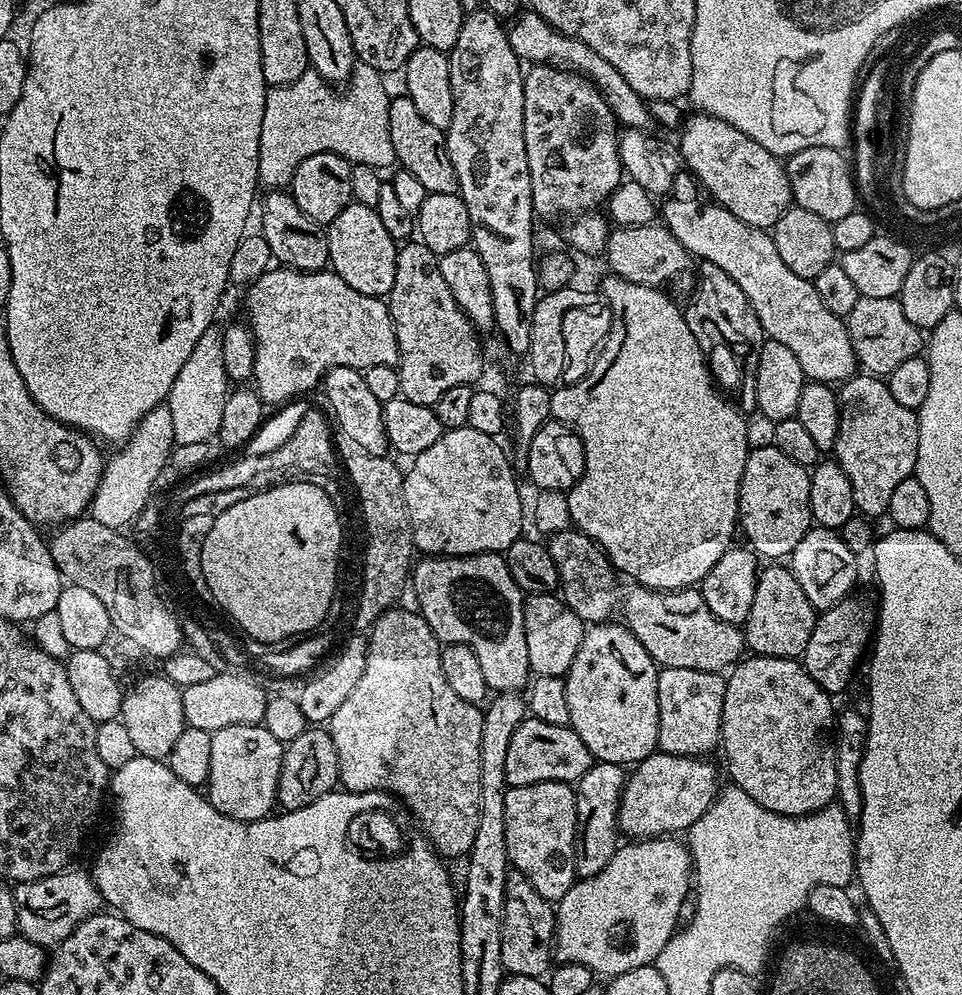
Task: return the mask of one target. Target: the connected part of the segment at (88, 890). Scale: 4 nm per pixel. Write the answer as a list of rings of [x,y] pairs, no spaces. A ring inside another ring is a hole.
[[[65,870],[34,882],[16,884],[14,906],[18,912],[19,935],[45,946],[61,944],[86,918],[101,911],[102,901],[95,879],[84,872]]]

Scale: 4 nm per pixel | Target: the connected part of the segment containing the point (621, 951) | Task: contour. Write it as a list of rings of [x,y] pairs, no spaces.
[[[636,838],[624,842],[628,844],[621,843],[610,862],[606,862],[606,870],[596,876],[577,879],[555,905],[555,959],[566,964],[581,964],[594,974],[600,975],[601,972],[604,978],[626,974],[626,970],[634,970],[638,966],[655,965],[658,954],[662,954],[662,946],[676,935],[684,899],[690,896],[690,877],[694,872],[692,857],[687,847],[676,840],[679,839]]]

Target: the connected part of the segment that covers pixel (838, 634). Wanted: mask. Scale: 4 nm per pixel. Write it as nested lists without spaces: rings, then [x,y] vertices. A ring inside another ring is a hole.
[[[856,594],[845,596],[833,608],[825,608],[817,615],[810,642],[806,642],[802,663],[806,674],[810,674],[810,678],[814,678],[814,682],[818,682],[824,692],[837,694],[851,682],[852,671],[860,655],[863,652],[865,655],[873,639],[877,615],[877,605],[873,601],[871,604],[868,600],[859,600]]]

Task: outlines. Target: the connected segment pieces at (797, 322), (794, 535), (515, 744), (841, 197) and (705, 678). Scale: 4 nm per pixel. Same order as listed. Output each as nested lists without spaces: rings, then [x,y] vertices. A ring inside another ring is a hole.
[[[667,200],[662,204],[664,227],[670,230],[670,234],[674,234],[674,238],[678,238],[678,242],[682,242],[682,246],[686,246],[693,257],[718,266],[718,270],[726,270],[726,274],[738,282],[742,294],[746,294],[750,306],[754,306],[754,314],[758,314],[758,322],[764,327],[765,337],[788,347],[794,353],[794,358],[798,358],[798,366],[802,366],[809,381],[836,386],[857,375],[858,365],[854,346],[850,346],[847,323],[826,310],[822,298],[818,298],[818,290],[813,281],[794,274],[794,270],[790,270],[790,266],[778,258],[778,246],[774,246],[771,235],[765,229],[742,222],[730,214],[730,210],[715,202],[703,204],[700,200]]]
[[[774,446],[753,447],[746,458],[740,483],[740,515],[738,528],[757,557],[768,562],[780,562],[791,557],[794,546],[813,527],[810,510],[810,472],[798,466],[794,458],[786,458]]]
[[[525,718],[510,738],[510,750],[506,750],[506,782],[514,788],[547,780],[572,784],[590,770],[593,762],[586,742],[568,724],[550,726],[550,722]]]
[[[810,146],[787,157],[788,181],[795,207],[810,210],[818,218],[833,222],[857,211],[858,193],[849,157],[838,148]]]
[[[660,668],[658,682],[658,748],[675,756],[707,757],[717,751],[722,726],[726,680],[721,673],[685,668]]]

